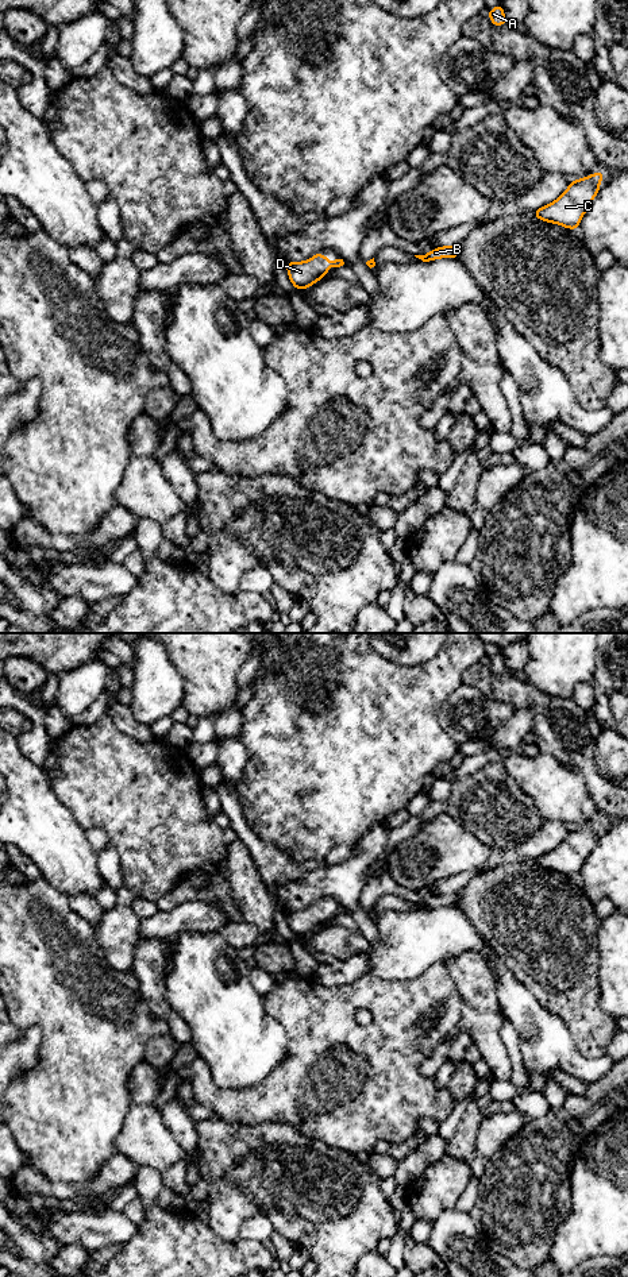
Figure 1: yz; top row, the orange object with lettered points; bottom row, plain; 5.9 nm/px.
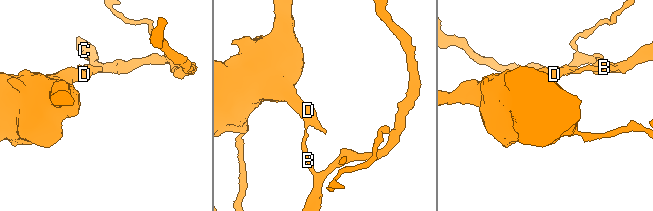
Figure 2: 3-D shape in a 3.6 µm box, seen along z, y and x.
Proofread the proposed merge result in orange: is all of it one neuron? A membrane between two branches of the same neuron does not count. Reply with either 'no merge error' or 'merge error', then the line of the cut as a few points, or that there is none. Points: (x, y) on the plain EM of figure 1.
merge error; cut in yz along (341, 906), (338, 914)

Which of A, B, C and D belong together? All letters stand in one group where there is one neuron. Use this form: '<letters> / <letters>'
A B C / D

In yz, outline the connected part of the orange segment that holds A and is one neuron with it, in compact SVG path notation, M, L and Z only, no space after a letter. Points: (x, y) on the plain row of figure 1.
M502 652L488 659L488 663L489 663L490 670L497 675L501 675L506 671L506 665L504 663Z

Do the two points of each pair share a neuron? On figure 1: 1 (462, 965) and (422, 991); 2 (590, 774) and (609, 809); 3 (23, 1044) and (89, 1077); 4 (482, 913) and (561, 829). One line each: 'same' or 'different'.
1: different
2: same
3: different
4: different

